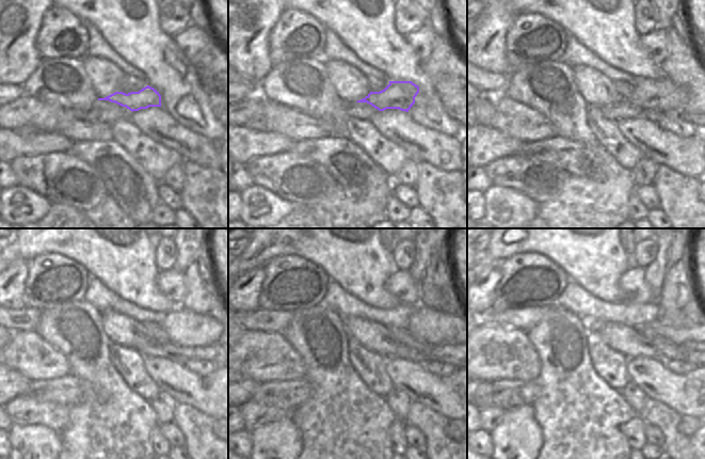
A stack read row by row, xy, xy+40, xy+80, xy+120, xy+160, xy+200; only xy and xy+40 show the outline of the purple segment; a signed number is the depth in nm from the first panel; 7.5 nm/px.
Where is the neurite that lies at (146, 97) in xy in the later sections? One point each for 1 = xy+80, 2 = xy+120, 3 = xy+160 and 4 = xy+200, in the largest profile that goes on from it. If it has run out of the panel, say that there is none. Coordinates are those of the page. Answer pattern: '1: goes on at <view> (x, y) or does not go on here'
1: goes on at xy+80 (661, 94)
2: goes on at xy+120 (185, 328)
3: goes on at xy+160 (433, 327)
4: goes on at xy+200 (675, 320)

